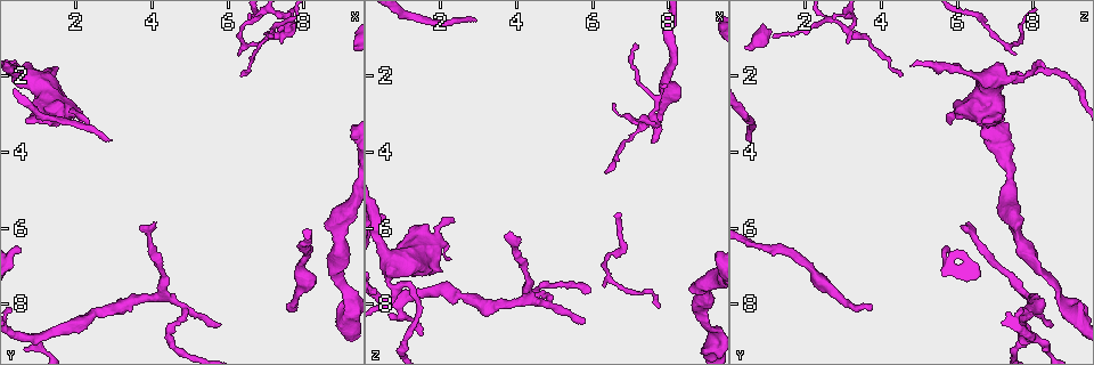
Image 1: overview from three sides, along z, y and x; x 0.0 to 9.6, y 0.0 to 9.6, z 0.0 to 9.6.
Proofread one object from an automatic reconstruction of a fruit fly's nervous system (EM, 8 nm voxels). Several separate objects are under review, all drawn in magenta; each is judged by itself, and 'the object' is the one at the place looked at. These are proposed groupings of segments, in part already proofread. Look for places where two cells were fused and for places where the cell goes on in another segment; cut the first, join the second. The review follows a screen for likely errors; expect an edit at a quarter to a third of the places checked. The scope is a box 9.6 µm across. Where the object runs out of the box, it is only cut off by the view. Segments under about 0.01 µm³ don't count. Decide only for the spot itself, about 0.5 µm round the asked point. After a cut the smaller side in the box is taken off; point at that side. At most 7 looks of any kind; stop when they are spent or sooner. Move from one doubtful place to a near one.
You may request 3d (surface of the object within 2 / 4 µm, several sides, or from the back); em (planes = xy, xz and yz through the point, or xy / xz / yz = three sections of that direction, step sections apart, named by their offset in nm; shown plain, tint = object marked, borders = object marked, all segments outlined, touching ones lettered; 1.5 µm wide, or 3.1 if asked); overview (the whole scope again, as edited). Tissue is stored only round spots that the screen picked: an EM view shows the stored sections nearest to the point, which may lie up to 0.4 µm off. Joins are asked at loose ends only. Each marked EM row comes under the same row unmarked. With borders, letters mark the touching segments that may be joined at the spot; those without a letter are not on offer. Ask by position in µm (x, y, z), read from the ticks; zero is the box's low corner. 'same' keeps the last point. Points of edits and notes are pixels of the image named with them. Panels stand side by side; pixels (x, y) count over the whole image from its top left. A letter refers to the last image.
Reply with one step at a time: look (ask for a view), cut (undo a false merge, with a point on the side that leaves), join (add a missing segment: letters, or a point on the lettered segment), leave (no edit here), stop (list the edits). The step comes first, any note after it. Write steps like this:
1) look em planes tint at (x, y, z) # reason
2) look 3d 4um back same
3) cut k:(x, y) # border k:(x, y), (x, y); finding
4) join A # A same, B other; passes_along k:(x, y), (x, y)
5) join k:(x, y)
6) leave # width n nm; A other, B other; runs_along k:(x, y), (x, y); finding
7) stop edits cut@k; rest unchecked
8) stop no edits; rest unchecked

look 3d 2um at (8.05, 6.45, 0.60)

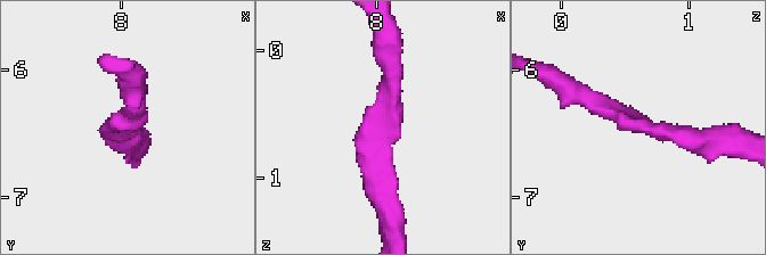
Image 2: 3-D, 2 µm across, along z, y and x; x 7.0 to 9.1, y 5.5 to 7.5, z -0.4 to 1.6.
look em planes tint at (8.10, 6.42, 0.60) # now the EM

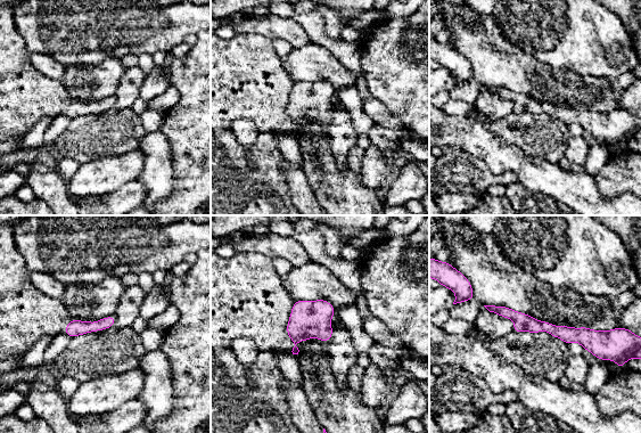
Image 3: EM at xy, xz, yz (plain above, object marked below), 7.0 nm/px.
look em planes borders same # see the neighbours

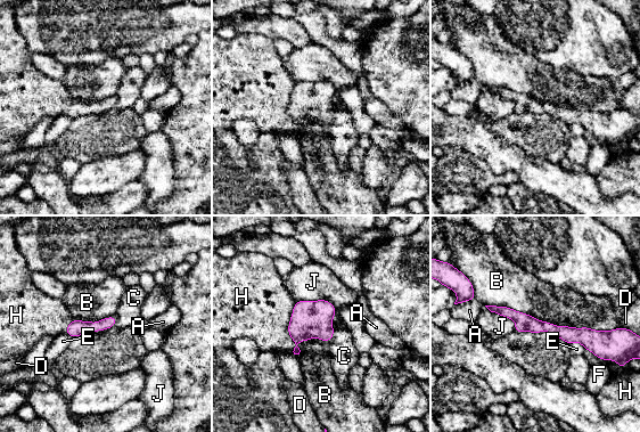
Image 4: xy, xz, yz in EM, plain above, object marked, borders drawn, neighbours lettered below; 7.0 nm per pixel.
leave # A other, B other, C other, D other, E other, F other, H other, J other; runs_along 4:(492, 308), (569, 335), (607, 334); one cell here

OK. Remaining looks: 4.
look em planes borders at (5.75, 8.55, 8.45) # free end

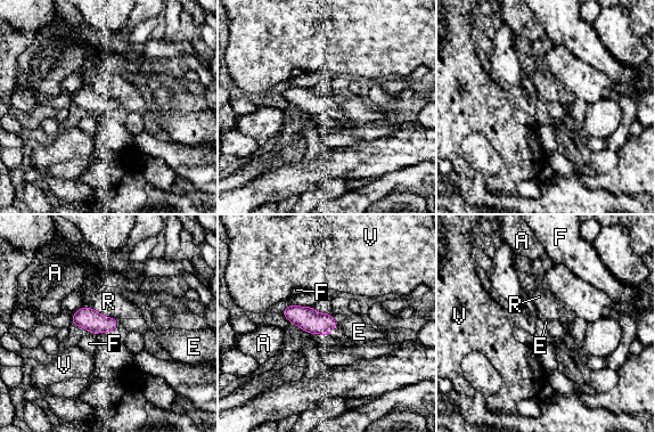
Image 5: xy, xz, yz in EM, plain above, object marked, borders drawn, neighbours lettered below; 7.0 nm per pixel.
leave # width 160 nm; longest_contact R 220 nm; A other, E other, F other, R other, V other; no lettered segment goes on from it

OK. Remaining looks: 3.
look 3d 4um at (0.70, 2.05, 7.15) # thick turns thin

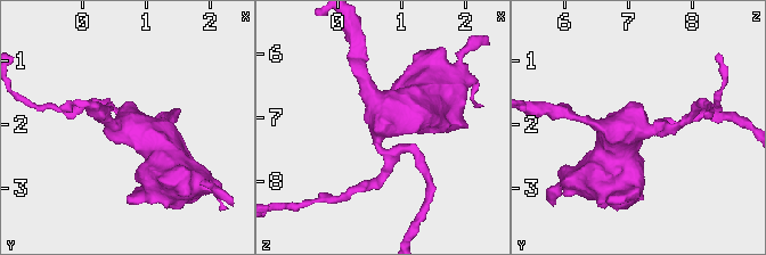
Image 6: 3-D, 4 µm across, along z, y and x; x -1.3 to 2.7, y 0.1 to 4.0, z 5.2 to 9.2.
look em yz step 8 tint at (0.75, 2.05, 7.10)

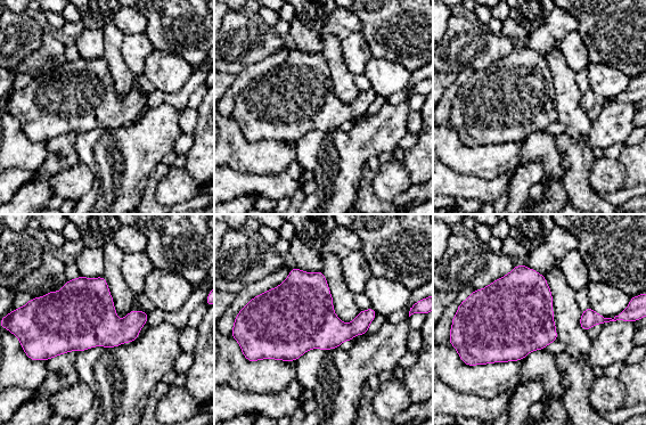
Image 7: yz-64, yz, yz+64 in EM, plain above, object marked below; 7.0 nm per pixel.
look em planes borders same # cut it another way

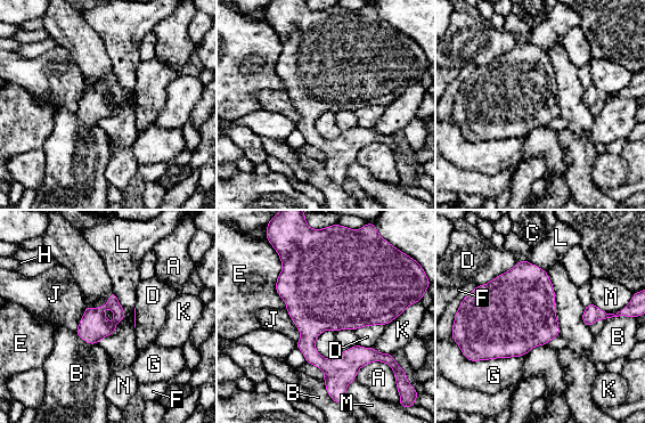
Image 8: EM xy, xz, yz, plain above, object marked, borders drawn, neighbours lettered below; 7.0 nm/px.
leave # width 550 nm; A other, B other, C other, D other, E other, F other, G other, H other, J other, K other, L other, M other, N other; border 8:(113, 290), (124, 317), (97, 342); all the same cell

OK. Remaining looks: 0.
stop no edits; rest unchecked

